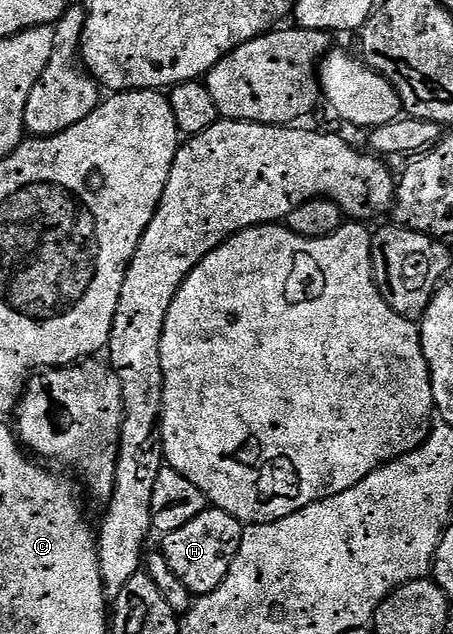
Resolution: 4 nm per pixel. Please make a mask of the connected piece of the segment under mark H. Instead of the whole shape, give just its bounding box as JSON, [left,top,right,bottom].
[163,508,243,594]

